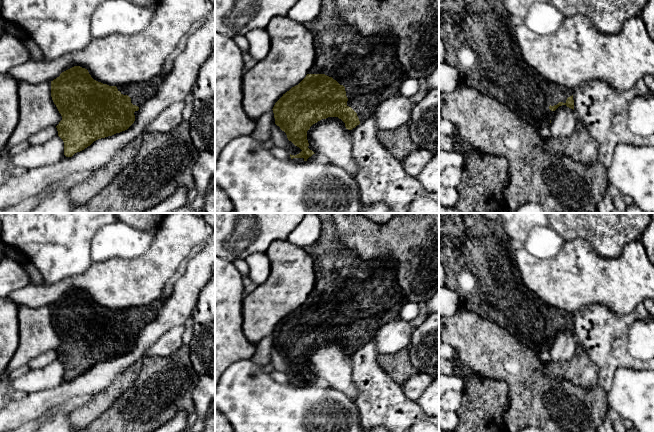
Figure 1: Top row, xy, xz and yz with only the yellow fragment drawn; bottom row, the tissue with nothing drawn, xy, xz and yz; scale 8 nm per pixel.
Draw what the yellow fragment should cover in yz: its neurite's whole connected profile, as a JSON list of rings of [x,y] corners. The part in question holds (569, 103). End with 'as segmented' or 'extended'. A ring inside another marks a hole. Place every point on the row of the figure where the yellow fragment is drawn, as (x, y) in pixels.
[[[439,0],[439,36],[442,38],[446,48],[446,61],[448,64],[454,66],[459,71],[460,84],[468,87],[473,87],[483,94],[495,98],[497,101],[506,105],[521,119],[527,121],[535,127],[550,126],[554,111],[562,105],[574,110],[573,91],[563,86],[556,85],[547,81],[539,75],[529,64],[525,62],[520,52],[516,41],[515,29],[511,22],[511,15],[505,7],[497,0]]] | extended

